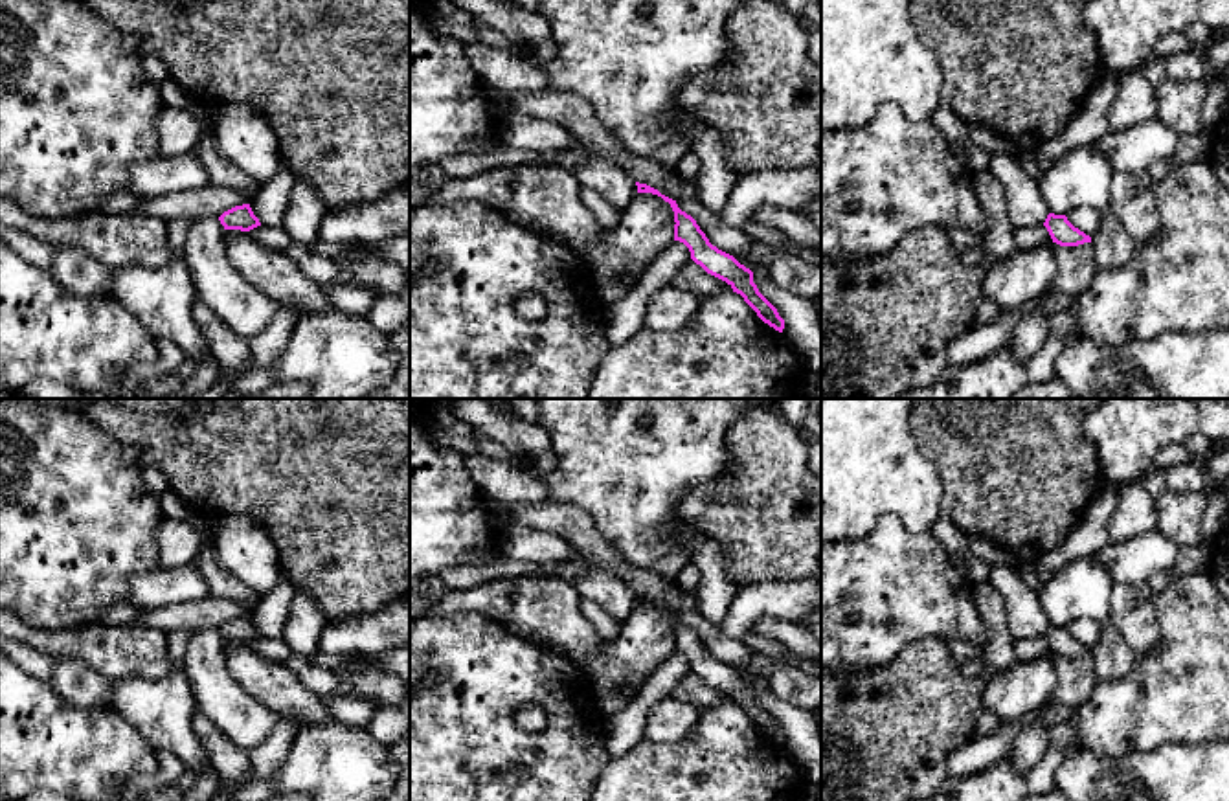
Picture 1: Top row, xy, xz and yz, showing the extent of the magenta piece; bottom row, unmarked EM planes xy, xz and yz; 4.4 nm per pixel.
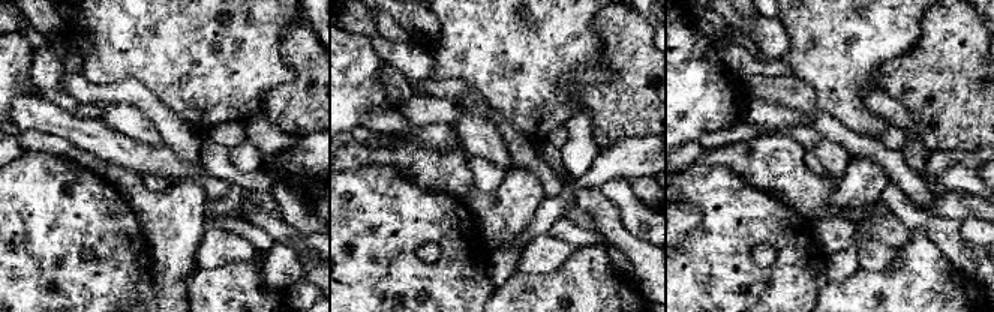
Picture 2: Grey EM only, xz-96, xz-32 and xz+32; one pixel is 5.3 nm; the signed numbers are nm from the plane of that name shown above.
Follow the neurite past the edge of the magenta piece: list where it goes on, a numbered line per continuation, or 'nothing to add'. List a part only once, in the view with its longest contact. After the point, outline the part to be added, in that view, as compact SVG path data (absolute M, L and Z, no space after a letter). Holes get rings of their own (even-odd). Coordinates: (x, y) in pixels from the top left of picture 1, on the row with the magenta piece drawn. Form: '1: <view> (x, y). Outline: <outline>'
nothing to add

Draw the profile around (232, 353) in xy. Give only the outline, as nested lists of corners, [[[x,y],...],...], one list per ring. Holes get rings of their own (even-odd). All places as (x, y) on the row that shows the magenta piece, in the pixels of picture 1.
[[[200,298],[195,299],[191,312],[220,371],[239,371],[250,362],[248,340],[235,334]]]

